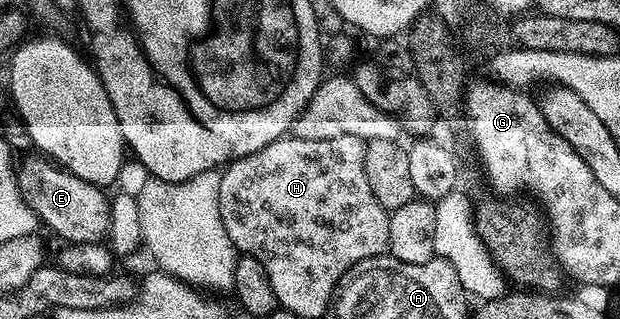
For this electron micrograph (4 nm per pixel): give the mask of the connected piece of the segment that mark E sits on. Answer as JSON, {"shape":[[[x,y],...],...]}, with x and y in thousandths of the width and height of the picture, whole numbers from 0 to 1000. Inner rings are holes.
{"shape":[[[73,492],[42,495],[34,502],[27,530],[34,602],[42,630],[61,677],[63,699],[76,708],[87,734],[95,734],[102,762],[155,759],[163,762],[177,727],[177,646],[179,624],[171,614],[173,599],[163,583],[150,583],[142,564],[129,564],[129,552],[113,542],[111,533],[76,502]]]}

